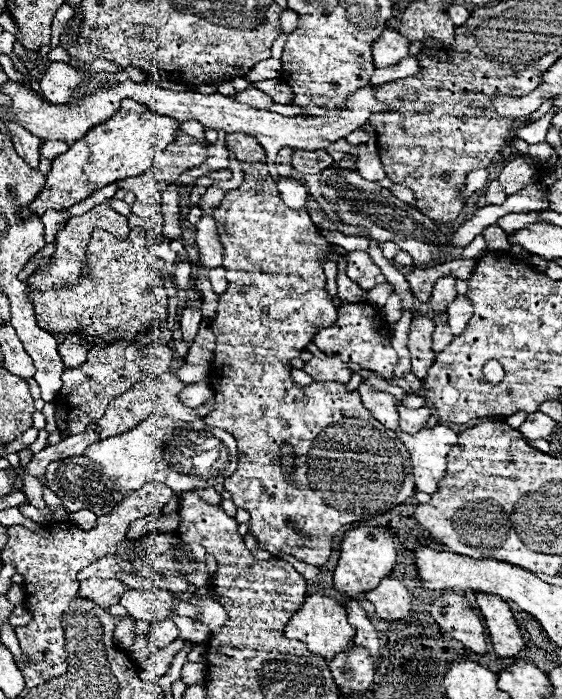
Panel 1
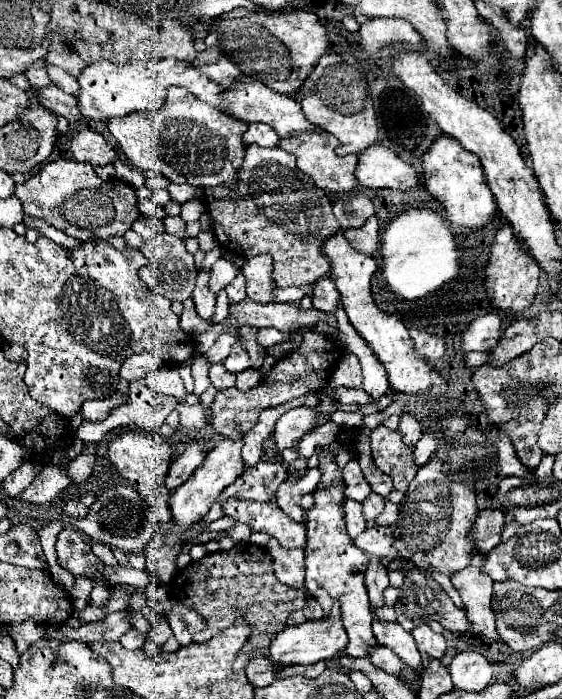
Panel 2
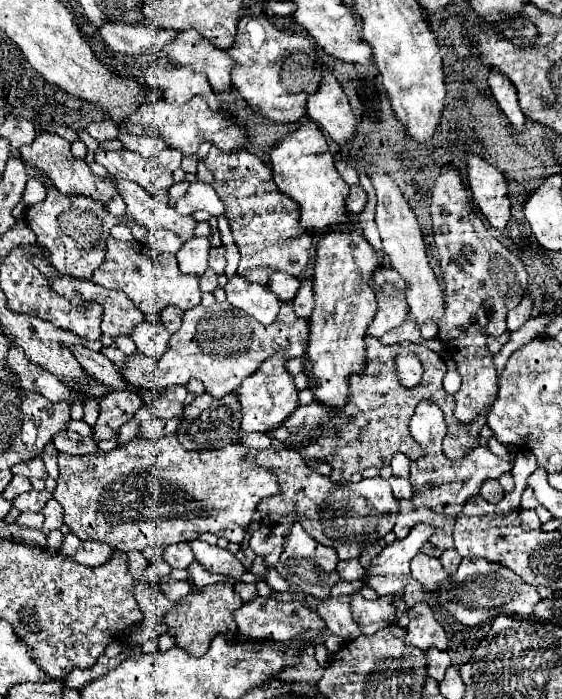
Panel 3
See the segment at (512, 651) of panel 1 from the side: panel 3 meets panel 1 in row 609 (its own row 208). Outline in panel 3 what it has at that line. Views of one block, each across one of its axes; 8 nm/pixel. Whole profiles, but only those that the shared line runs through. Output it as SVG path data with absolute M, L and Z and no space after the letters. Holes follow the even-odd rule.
M466 152L464 170L468 174L474 204L496 230L504 230L510 218L506 178L502 176L502 172L498 172L492 164L488 164L474 152Z

